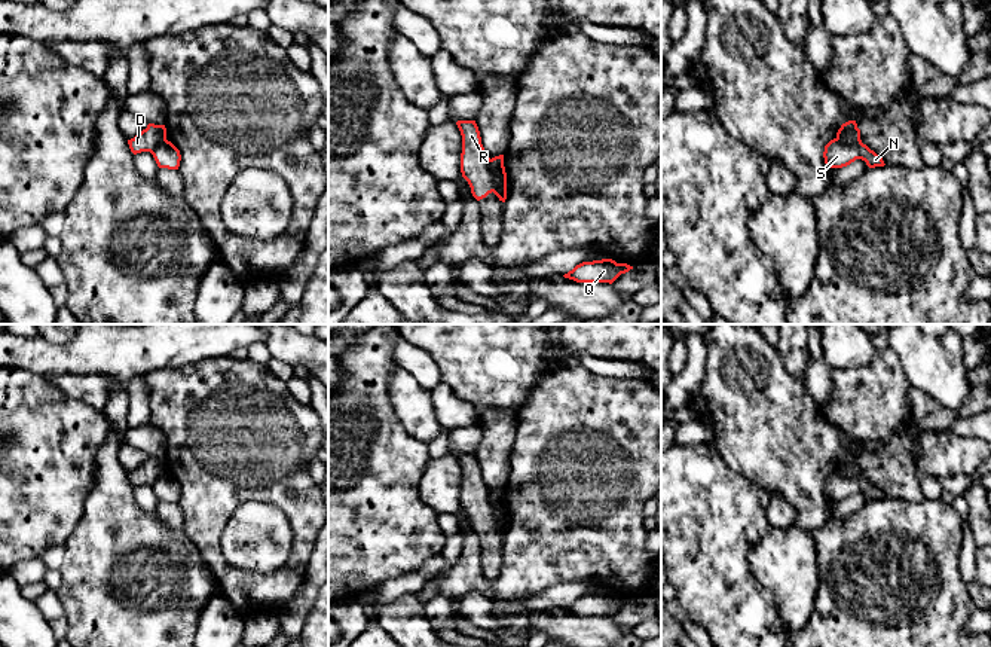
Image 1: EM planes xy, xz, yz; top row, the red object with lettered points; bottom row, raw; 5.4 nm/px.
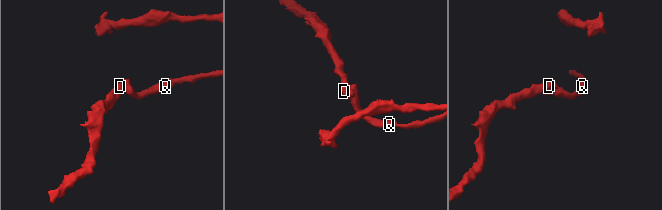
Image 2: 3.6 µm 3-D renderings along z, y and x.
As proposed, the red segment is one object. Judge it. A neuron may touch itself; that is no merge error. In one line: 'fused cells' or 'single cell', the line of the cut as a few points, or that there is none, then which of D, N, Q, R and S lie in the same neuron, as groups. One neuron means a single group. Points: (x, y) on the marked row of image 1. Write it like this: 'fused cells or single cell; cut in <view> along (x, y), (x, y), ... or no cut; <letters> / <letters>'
fused cells; cut in xz along (489, 159), (489, 168), (495, 180), (494, 191); D R / N Q S

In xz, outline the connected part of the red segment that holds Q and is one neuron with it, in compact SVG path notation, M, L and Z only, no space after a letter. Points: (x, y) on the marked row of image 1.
M602 259L593 262L582 262L572 271L565 274L565 278L576 283L609 283L612 284L621 274L628 272L633 266L627 263L617 263L612 259Z

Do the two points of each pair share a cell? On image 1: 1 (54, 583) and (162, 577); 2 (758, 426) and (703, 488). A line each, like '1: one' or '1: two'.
1: two
2: two

